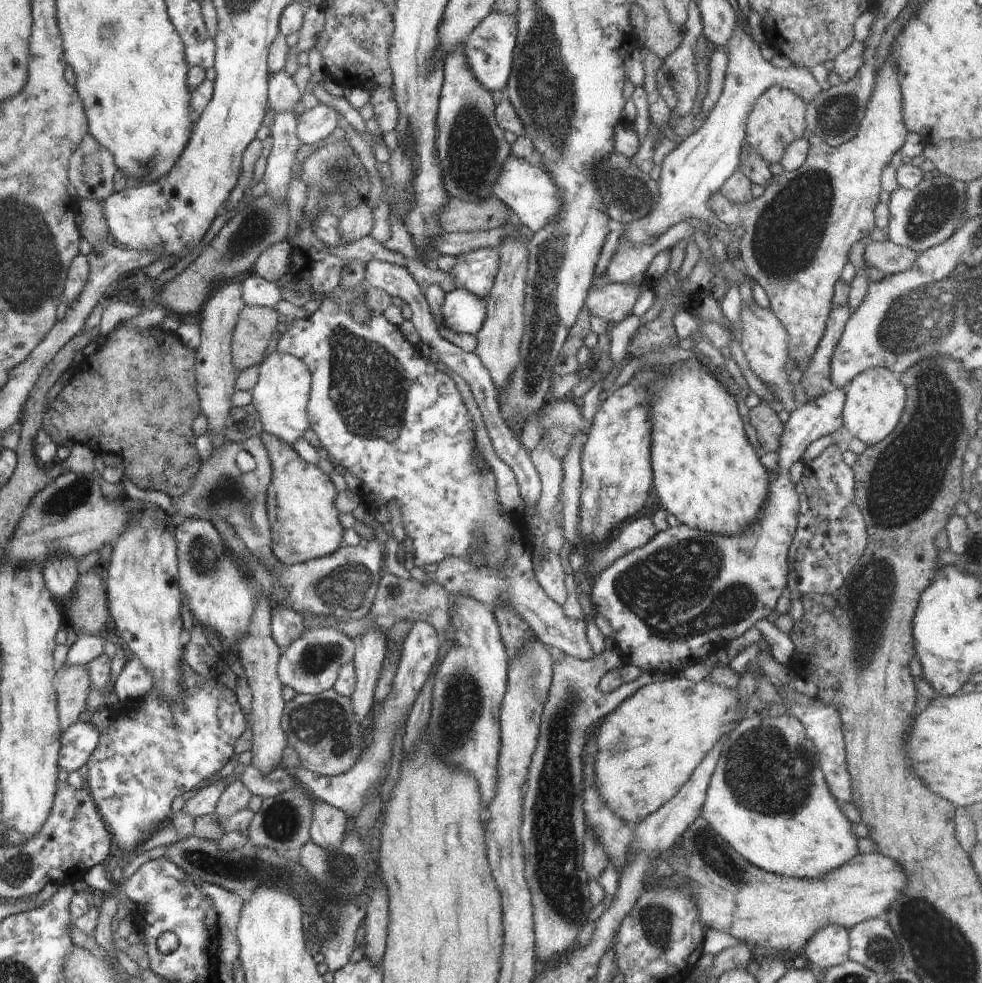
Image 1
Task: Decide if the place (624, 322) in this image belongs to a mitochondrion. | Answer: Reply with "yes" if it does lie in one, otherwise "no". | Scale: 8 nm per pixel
no

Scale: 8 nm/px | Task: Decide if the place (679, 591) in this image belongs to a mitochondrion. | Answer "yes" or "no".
yes

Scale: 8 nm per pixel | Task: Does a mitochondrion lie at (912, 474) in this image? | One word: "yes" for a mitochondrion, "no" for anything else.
yes

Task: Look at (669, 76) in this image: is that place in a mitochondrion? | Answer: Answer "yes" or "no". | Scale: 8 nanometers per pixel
no

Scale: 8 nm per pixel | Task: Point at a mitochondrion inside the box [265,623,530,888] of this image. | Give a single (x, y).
(322, 724)

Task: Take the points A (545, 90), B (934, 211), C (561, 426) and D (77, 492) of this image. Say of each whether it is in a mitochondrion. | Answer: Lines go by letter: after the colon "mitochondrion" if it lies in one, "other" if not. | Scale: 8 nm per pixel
A: mitochondrion
B: mitochondrion
C: mitochondrion
D: mitochondrion

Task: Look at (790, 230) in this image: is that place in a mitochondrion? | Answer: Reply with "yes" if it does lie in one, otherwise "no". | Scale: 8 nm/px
yes

